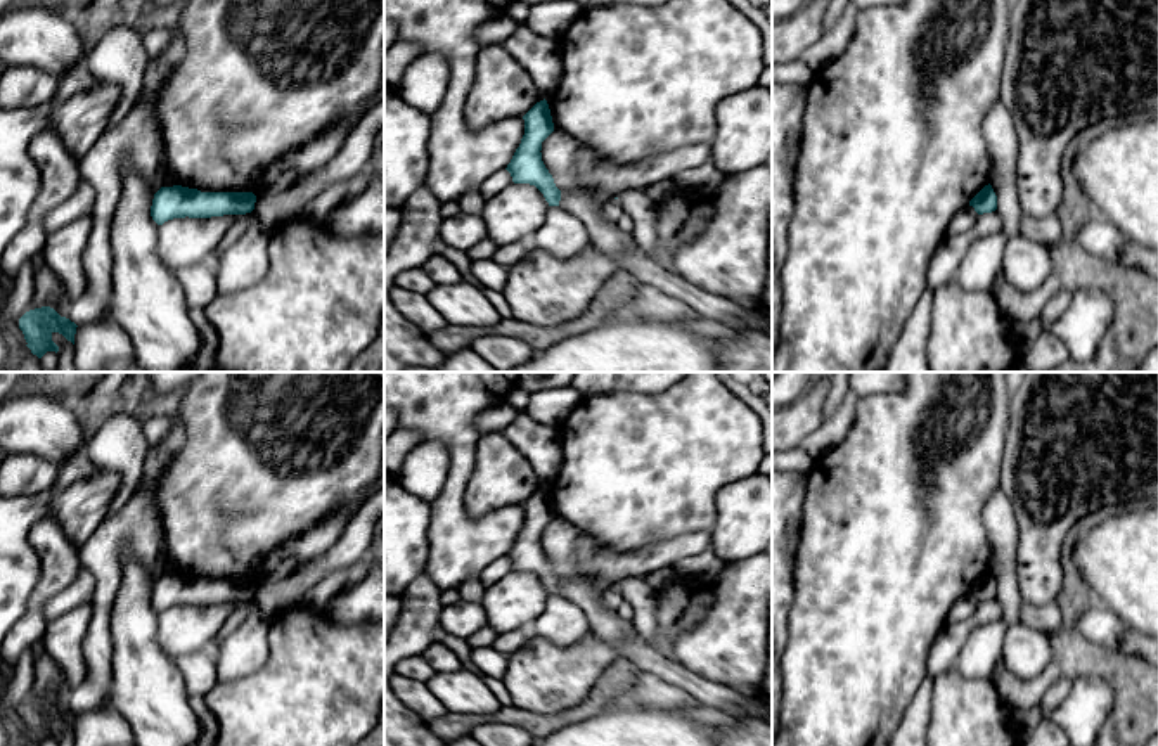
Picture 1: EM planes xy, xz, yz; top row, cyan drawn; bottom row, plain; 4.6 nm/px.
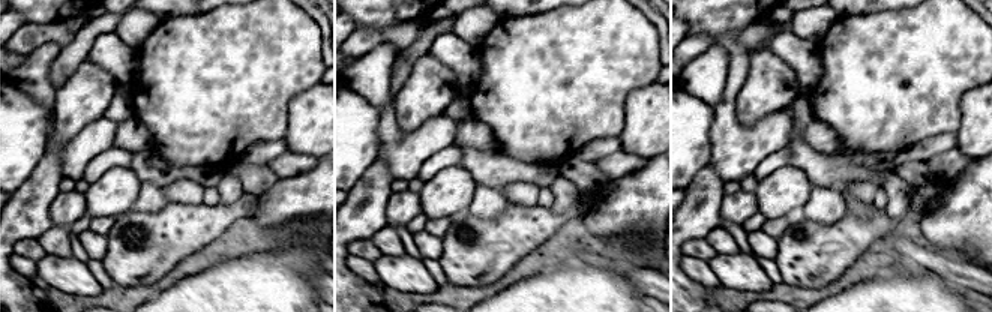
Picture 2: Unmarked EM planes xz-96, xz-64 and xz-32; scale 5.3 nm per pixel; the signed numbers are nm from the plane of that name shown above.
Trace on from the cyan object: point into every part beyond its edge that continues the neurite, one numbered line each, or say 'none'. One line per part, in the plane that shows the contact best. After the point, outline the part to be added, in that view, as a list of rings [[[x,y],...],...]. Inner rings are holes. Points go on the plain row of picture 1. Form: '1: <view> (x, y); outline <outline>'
none

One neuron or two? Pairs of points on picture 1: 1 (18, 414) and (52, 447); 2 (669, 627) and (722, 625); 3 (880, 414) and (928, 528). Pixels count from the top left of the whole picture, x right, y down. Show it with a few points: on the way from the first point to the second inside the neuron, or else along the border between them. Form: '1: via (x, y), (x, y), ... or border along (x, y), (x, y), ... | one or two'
1: via (26, 423), (44, 438) | one
2: border along (715, 592), (715, 603), (708, 613), (674, 643) | two
3: via (899, 442), (907, 454), (907, 501) | one

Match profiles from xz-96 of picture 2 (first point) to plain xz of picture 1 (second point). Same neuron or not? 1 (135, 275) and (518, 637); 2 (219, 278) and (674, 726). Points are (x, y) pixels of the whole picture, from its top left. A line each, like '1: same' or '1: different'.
1: different
2: same

